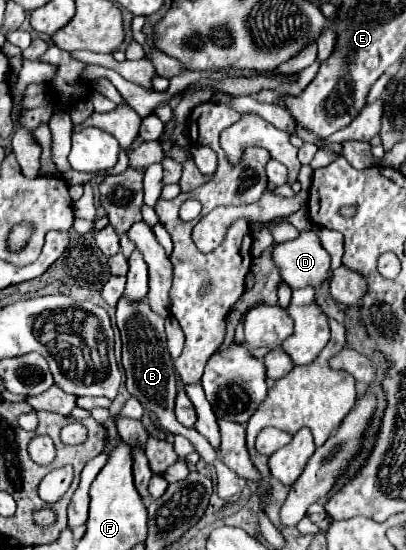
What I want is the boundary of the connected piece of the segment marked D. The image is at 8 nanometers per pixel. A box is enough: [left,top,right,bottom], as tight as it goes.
[271,231,329,289]

